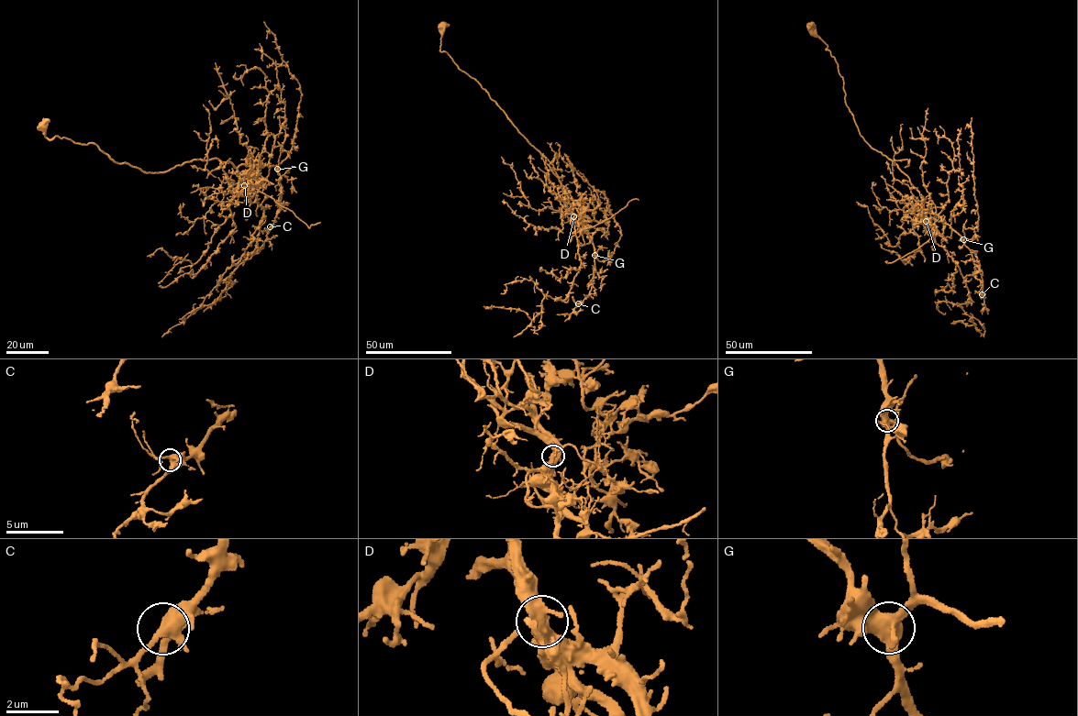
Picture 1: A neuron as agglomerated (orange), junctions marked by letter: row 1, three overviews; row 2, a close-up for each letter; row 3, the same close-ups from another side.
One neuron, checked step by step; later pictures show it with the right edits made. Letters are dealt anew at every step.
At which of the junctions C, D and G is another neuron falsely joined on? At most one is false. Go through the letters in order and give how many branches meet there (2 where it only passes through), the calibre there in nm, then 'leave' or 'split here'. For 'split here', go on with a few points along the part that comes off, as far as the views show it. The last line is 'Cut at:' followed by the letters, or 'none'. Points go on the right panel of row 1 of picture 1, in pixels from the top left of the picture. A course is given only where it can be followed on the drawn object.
C: 4 | 440 nm | leave
D: 4 | 480 nm | split here | (926, 221), (933, 228), (932, 236), (914, 251), (886, 262)
G: 4 | 500 nm | leave
Cut at: D

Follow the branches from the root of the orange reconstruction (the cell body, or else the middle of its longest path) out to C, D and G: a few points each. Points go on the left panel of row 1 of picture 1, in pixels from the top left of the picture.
C: (43, 126), (48, 138), (93, 143), (147, 172), (197, 159), (272, 165), (282, 197), (270, 226)
D: (43, 126), (48, 138), (93, 143), (112, 160), (147, 172), (165, 171), (194, 159), (227, 161), (244, 185)
G: (43, 126), (48, 138), (93, 143), (112, 160), (147, 172), (214, 158), (236, 167), (277, 169)

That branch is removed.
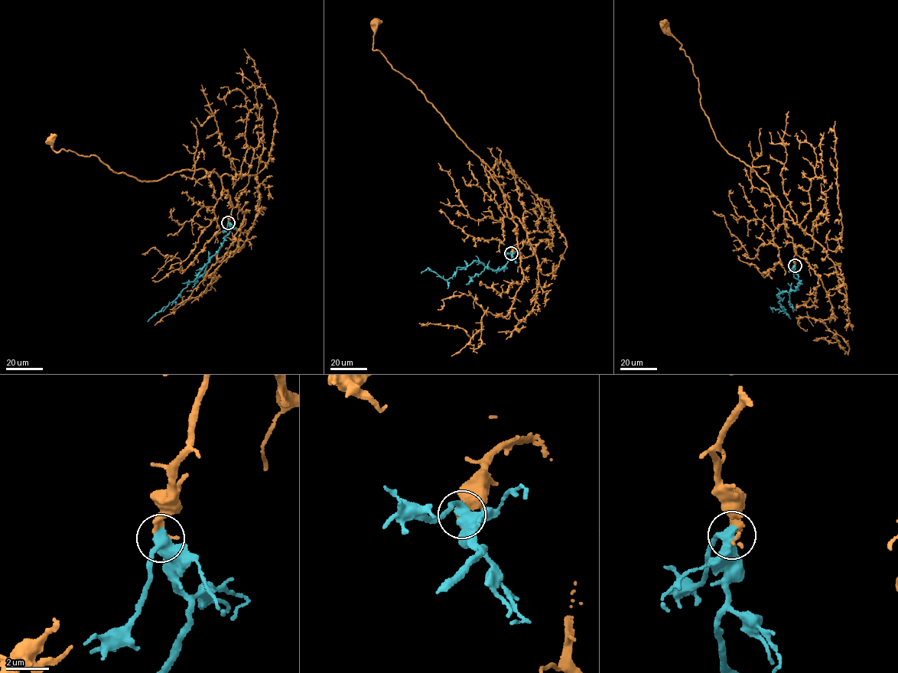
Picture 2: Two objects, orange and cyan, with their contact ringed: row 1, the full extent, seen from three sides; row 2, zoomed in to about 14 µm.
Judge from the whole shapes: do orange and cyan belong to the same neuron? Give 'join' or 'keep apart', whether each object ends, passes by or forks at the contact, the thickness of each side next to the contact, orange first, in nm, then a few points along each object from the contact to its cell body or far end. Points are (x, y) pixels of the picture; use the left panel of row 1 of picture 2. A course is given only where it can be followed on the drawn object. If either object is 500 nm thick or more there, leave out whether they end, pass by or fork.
join; orange passes by; cyan passes by; calibres 240 and 460 nm; course orange (228, 222), (230, 196), (217, 173), (187, 169), (143, 181), (113, 171), (94, 155), (55, 151), (50, 140); course cyan (229, 222), (230, 231), (224, 237), (222, 246), (194, 281), (148, 321)

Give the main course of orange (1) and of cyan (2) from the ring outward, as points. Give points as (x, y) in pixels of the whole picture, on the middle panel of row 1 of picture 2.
1: (510, 253), (517, 245), (516, 224), (498, 185), (422, 92), (372, 50), (375, 23)
2: (511, 253), (512, 257), (500, 270), (475, 260), (466, 267), (457, 267), (447, 280), (428, 268), (421, 273)

